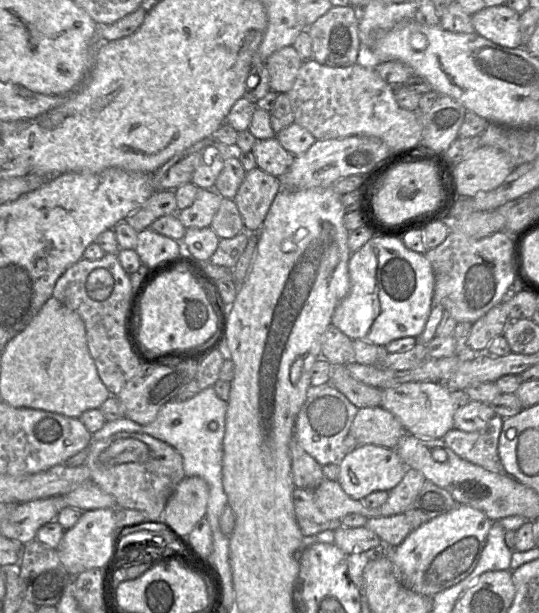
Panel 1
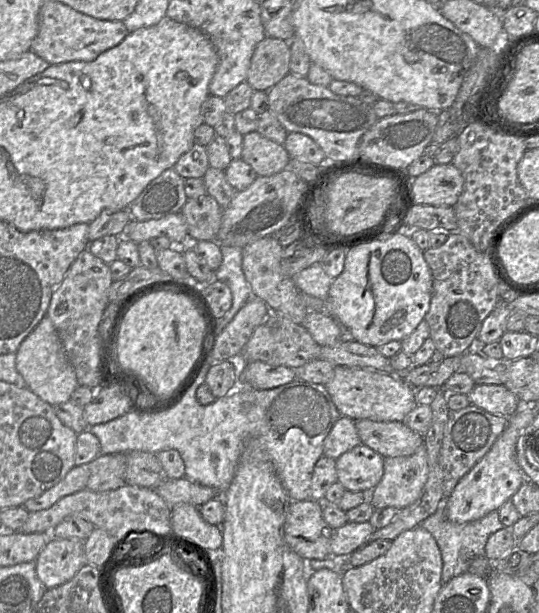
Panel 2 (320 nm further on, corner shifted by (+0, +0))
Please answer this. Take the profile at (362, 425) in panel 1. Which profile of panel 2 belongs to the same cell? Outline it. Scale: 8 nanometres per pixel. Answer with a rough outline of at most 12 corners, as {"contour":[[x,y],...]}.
{"contour":[[341,416],[324,441],[337,459],[361,444],[355,420]]}

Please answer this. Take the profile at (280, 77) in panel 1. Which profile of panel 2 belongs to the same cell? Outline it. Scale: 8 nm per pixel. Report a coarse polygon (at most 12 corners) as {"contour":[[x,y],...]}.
{"contour":[[266,36],[246,79],[269,91],[290,73],[289,42]]}

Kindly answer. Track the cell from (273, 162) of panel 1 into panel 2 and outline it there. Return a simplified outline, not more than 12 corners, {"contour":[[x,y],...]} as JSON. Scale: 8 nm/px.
{"contour":[[257,131],[243,135],[241,159],[258,176],[287,168],[283,145]]}

